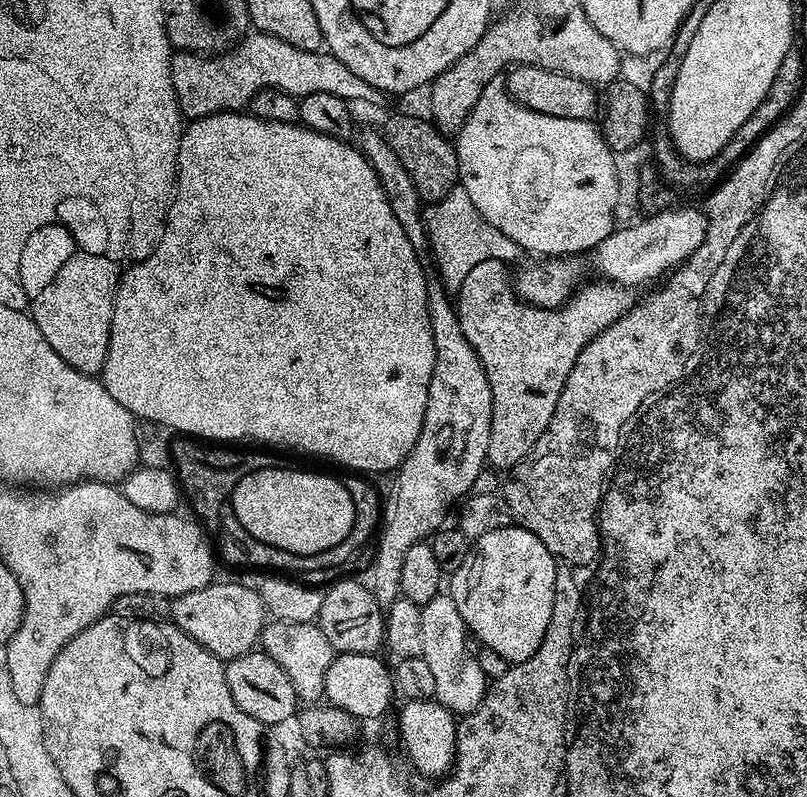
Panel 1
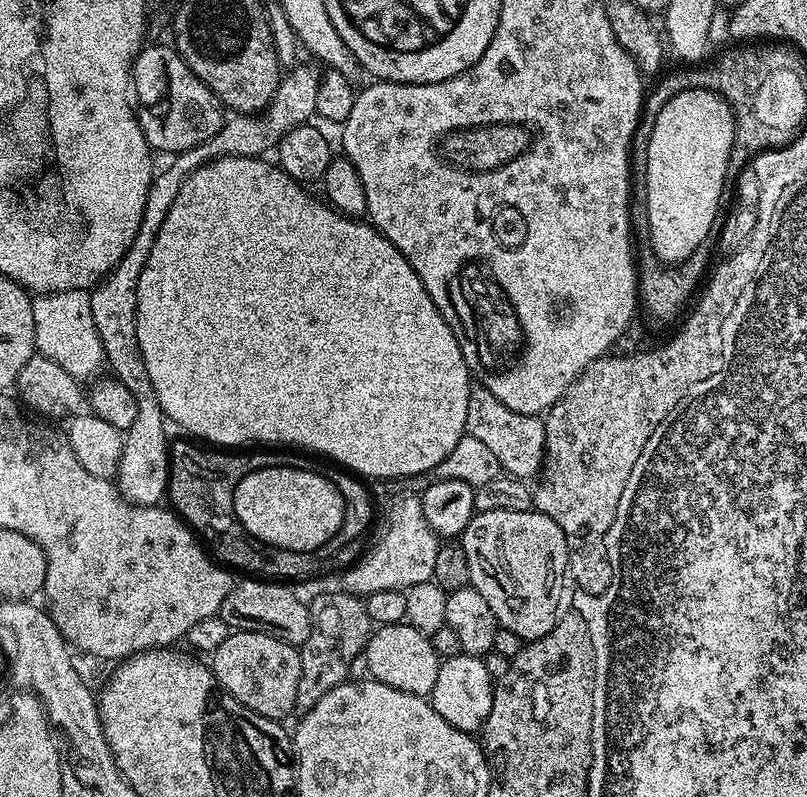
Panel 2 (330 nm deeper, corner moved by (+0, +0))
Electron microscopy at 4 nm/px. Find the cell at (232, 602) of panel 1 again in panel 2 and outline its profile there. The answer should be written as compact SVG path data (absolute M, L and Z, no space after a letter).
M263 578L241 579L226 594L219 615L228 623L229 629L237 632L261 632L270 634L288 644L302 645L310 634L312 619L308 613L309 605L304 604L291 592L291 587L280 582Z

